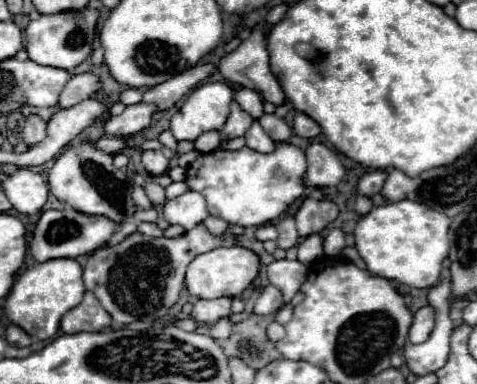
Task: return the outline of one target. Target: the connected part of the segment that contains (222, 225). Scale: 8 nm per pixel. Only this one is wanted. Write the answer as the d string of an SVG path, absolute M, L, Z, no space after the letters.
M209 216L203 224L207 226L207 230L209 230L211 234L217 234L217 236L223 234L223 232L227 230L227 226L229 226L225 220L221 220L221 218L217 218L217 216Z

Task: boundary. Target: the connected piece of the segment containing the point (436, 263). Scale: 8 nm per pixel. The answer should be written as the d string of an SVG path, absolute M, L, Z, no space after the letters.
M403 200L375 206L355 228L355 248L373 276L397 280L409 288L431 288L439 280L441 264L449 252L451 220L419 202Z

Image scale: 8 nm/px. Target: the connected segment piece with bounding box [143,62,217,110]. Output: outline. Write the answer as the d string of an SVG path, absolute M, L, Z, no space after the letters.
M211 62L197 64L197 66L177 74L175 78L169 78L167 82L145 90L143 102L153 104L157 110L167 110L167 108L175 106L191 88L195 88L201 80L205 80L215 70L217 70L217 64L211 64Z

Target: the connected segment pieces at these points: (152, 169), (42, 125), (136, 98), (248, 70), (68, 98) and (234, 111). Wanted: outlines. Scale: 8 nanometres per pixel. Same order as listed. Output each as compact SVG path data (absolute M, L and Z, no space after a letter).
M145 150L141 162L151 176L161 176L169 170L169 160L163 156L161 150Z
M31 114L25 118L25 126L23 126L23 140L29 144L29 146L35 146L35 142L41 142L47 134L47 122L37 116L37 114Z
M127 88L127 90L121 92L119 100L121 100L125 106L129 106L129 104L139 104L139 102L141 102L141 92L139 92L137 88Z
M255 26L251 36L243 40L237 50L223 56L219 62L219 72L225 80L237 82L245 88L259 90L267 102L279 106L285 100L285 94L277 78L269 70L269 54L265 46L265 32Z
M85 72L85 74L75 74L67 86L63 88L61 92L61 98L59 98L59 106L61 108L69 108L69 106L75 106L87 98L91 98L97 90L101 88L101 80L97 74L93 72Z
M233 100L233 102L231 102L229 120L225 122L225 126L223 126L223 130L221 130L221 142L225 142L225 138L231 140L231 138L243 136L243 134L247 132L247 126L251 126L251 122L253 122L253 118L251 118L247 112L243 112L241 106Z

